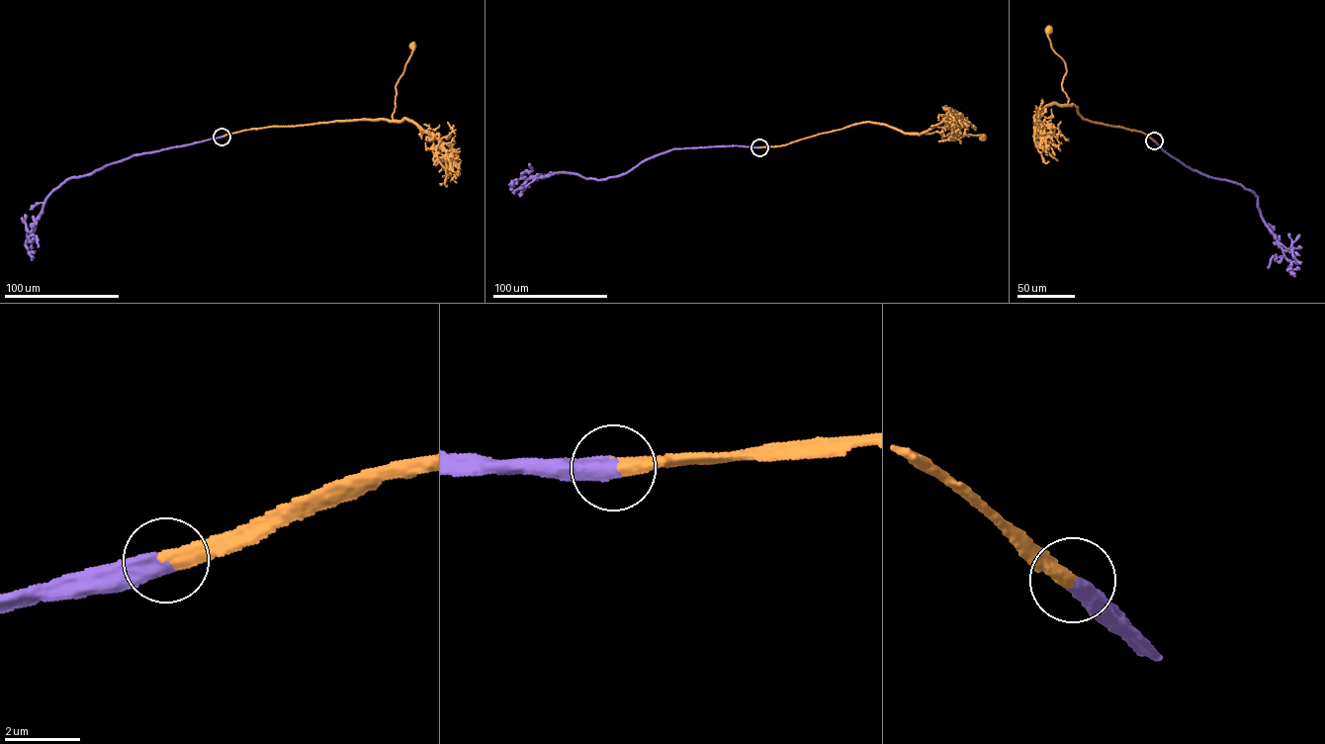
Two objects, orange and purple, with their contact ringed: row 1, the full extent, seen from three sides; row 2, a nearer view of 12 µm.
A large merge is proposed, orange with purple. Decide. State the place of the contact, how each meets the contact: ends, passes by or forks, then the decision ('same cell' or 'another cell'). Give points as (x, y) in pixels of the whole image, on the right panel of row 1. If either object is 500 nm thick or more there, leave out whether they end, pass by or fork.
at (1154, 140); same cell

